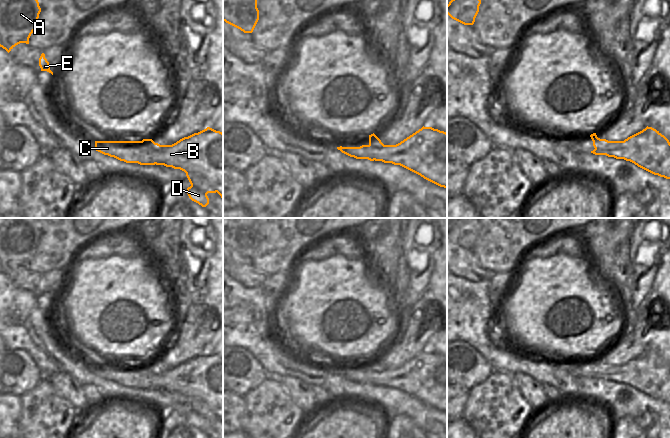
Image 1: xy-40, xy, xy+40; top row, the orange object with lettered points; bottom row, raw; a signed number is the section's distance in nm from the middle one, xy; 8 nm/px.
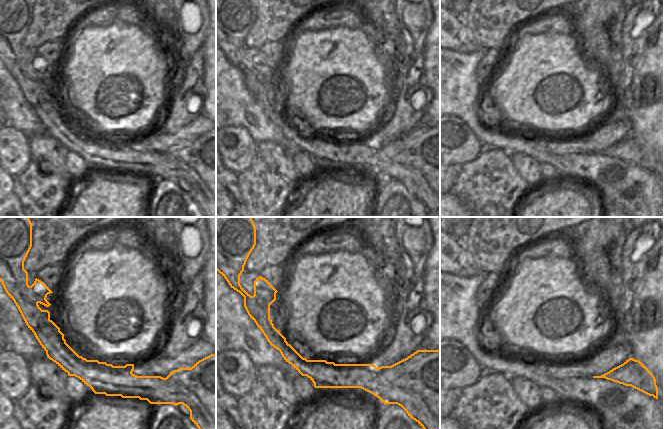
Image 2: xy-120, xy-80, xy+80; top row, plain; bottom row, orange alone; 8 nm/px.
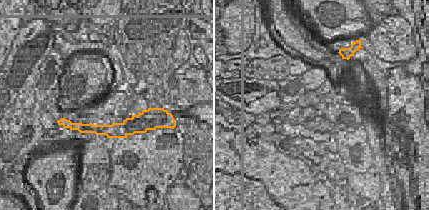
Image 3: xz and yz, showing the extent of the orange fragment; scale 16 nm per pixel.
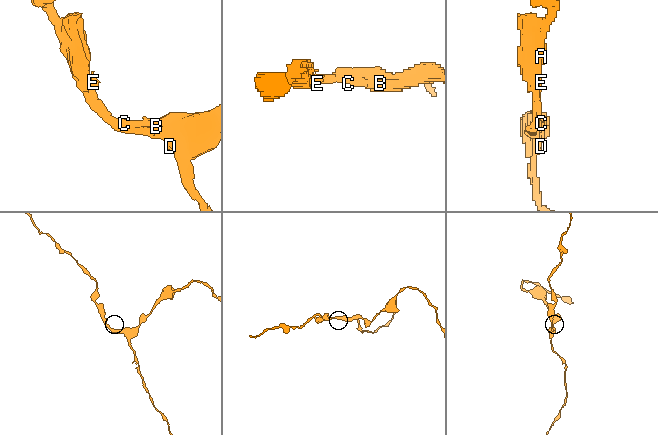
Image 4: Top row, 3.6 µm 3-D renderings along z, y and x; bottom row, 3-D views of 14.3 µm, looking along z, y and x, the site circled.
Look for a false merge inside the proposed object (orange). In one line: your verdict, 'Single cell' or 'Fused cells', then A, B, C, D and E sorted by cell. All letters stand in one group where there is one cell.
Fused cells. Groups: A C D E / B.

